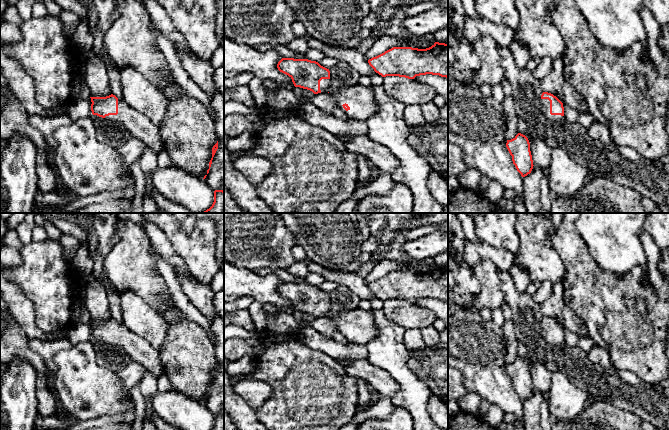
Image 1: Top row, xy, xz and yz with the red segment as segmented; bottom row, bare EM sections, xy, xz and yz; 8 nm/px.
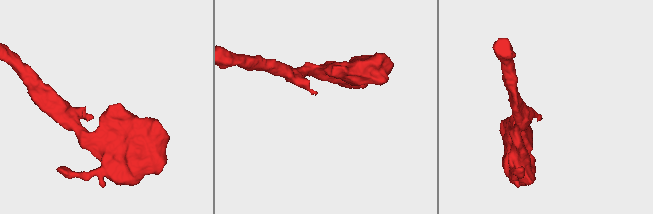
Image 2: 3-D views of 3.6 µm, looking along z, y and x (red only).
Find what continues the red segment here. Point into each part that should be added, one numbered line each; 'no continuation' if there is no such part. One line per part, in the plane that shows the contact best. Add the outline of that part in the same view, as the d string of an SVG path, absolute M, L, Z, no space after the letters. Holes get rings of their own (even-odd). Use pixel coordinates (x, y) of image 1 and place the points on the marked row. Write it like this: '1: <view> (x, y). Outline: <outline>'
1: yz (545, 103). Outline: M541 99L540 104L541 111L547 119L553 122L562 121L565 119L565 116L550 114L550 101L548 99Z

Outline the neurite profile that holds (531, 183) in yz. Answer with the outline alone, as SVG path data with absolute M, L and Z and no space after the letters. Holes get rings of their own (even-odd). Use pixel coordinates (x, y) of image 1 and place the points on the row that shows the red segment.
M533 166L531 173L523 177L522 188L526 213L540 213L542 210L540 201L542 178L543 171L538 166Z

